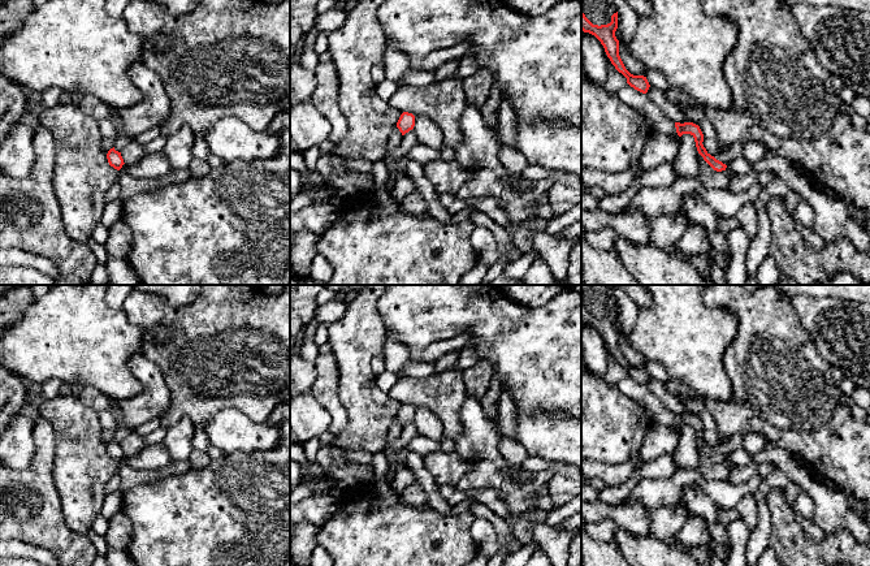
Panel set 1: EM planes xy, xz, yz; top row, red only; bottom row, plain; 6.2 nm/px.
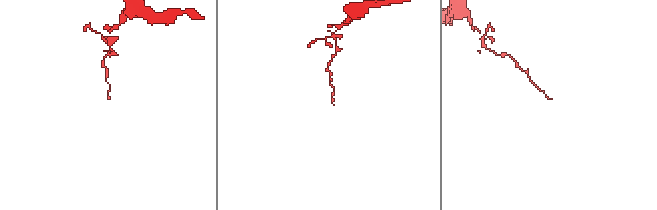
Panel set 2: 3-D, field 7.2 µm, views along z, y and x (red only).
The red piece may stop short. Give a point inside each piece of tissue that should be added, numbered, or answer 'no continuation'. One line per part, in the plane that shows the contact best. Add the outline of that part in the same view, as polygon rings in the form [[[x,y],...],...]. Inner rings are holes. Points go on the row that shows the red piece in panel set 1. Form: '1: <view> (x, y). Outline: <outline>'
no continuation

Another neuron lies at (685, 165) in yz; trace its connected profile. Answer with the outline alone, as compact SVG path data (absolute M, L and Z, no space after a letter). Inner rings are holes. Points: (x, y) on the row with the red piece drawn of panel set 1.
M683 134L680 147L674 160L674 172L680 178L697 178L700 170L698 151L693 135Z

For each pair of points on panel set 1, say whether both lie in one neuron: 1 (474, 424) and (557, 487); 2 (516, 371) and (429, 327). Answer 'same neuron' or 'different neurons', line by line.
1: different neurons
2: same neuron

